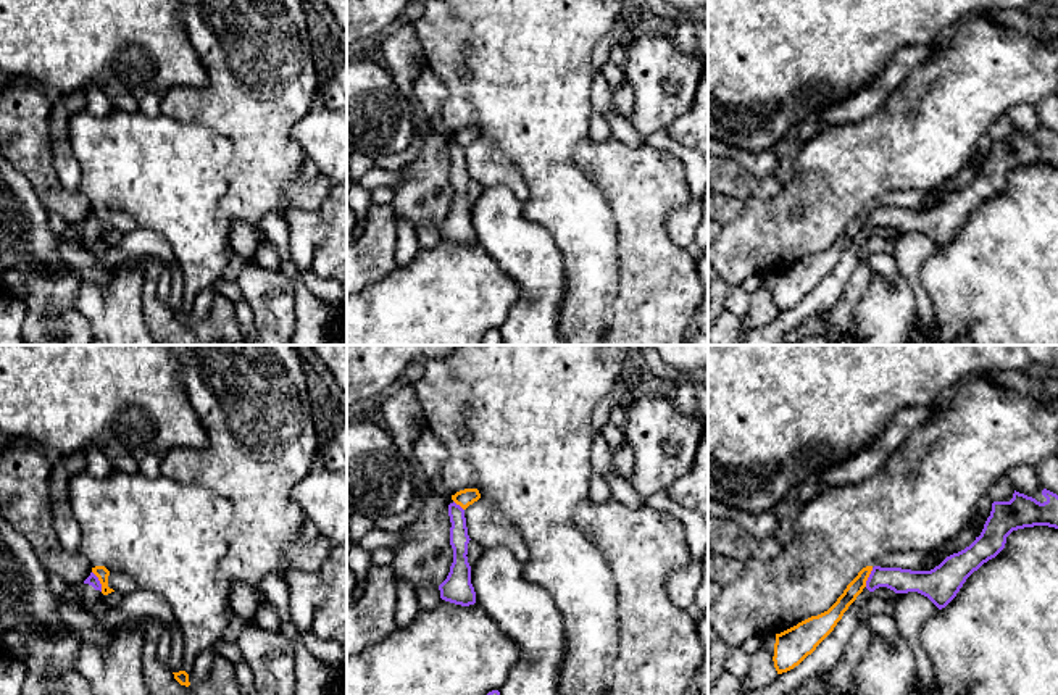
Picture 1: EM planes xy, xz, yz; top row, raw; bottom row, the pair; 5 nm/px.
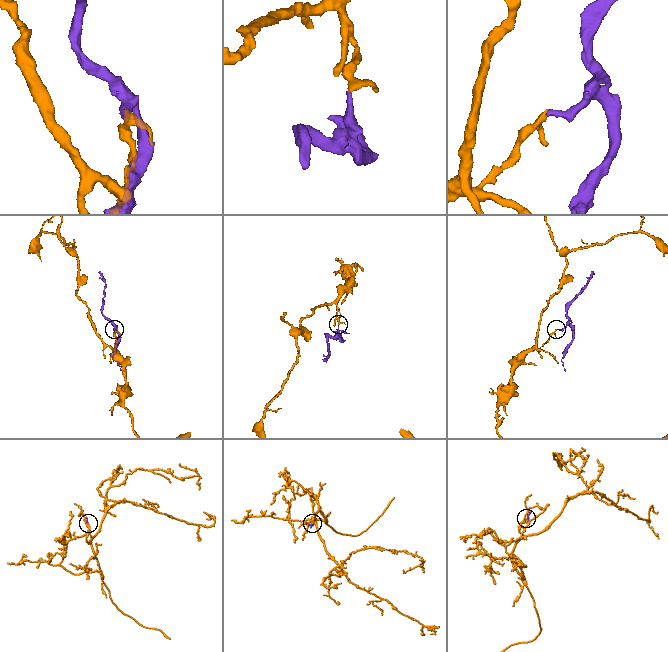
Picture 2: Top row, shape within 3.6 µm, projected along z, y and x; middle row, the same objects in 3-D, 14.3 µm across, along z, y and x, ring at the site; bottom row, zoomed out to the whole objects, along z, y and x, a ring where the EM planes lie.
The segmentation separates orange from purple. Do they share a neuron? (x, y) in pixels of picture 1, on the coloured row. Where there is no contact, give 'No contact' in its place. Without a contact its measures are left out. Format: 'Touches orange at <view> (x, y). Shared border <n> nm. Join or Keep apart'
Touches orange at xy (99, 579). Shared border 120 nm. Keep apart

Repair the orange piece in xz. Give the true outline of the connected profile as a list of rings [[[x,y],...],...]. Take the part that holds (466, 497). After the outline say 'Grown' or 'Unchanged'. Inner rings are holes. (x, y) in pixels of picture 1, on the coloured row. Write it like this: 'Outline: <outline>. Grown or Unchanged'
Outline: [[[464,489],[452,495],[452,500],[460,505],[463,510],[466,510],[469,505],[477,501],[481,498],[481,493],[477,489]]]. Unchanged

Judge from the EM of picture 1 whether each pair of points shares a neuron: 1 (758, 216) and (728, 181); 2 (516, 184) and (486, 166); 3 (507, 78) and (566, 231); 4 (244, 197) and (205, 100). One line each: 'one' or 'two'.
1: two
2: one
3: one
4: one

